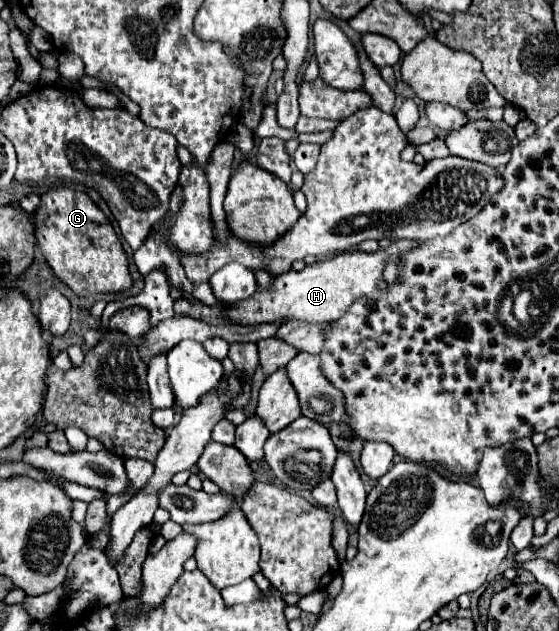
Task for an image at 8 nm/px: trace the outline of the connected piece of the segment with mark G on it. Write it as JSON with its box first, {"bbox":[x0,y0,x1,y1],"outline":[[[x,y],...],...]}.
{"bbox":[35,188,131,298],"outline":[[[55,188],[41,196],[41,206],[35,212],[39,248],[55,276],[65,282],[79,298],[93,294],[123,294],[131,290],[127,254],[109,222],[97,204],[81,190]]]}

